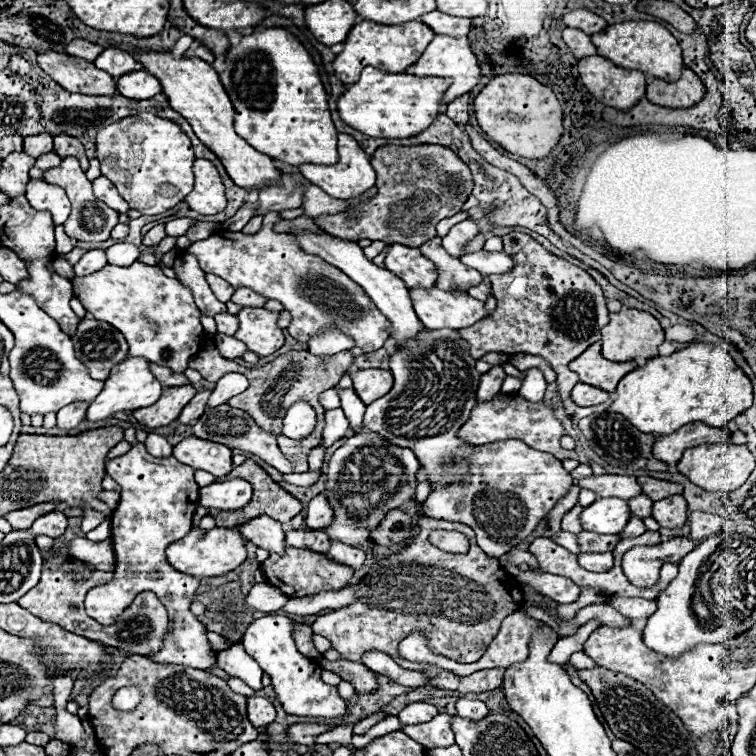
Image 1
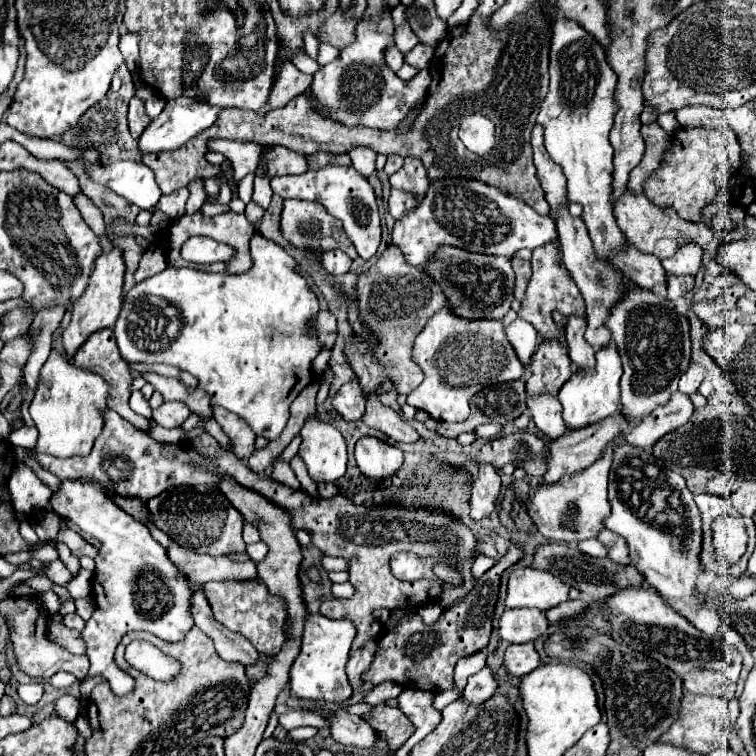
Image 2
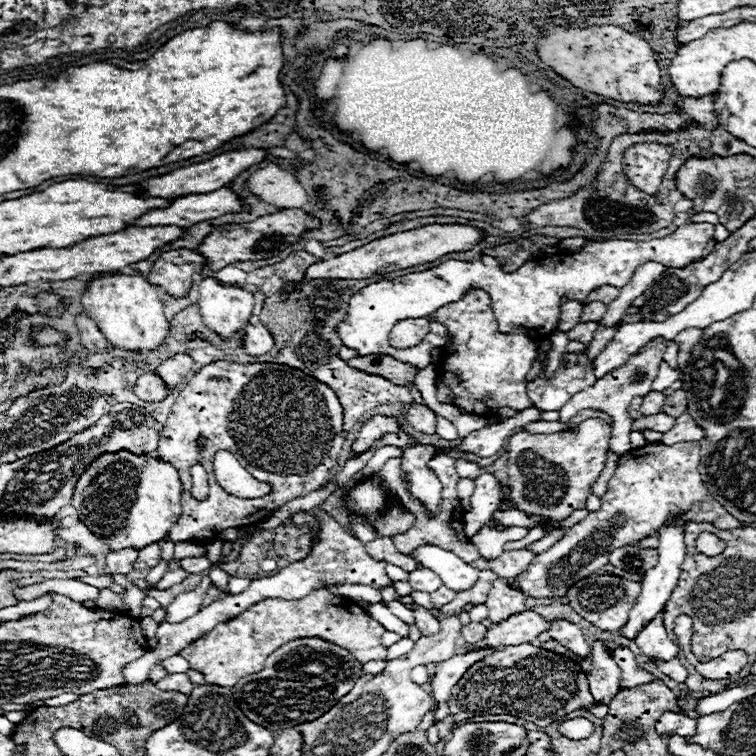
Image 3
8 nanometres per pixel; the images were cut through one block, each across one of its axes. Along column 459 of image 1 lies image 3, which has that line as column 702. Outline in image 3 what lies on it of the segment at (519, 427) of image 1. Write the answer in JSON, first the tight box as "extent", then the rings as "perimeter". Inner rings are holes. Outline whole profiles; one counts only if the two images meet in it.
{"extent":[660,414,704,444],"perimeter":[[[682,414],[682,416],[676,418],[676,424],[674,424],[668,432],[662,434],[660,442],[662,442],[662,444],[678,444],[678,442],[692,442],[692,440],[698,442],[700,438],[704,438],[702,428],[698,428],[698,426],[694,424],[692,416]]]}

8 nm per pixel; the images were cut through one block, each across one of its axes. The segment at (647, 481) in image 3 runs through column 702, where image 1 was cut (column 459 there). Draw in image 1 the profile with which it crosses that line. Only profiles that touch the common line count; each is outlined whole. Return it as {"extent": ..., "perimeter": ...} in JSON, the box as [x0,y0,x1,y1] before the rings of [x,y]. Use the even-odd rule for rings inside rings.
{"extent":[424,440,572,558],"perimeter":[[[522,440],[482,444],[472,452],[470,476],[466,476],[464,482],[456,482],[446,486],[444,490],[430,492],[430,496],[424,502],[424,514],[434,520],[460,520],[462,524],[468,524],[478,536],[478,546],[488,556],[498,558],[506,554],[510,548],[518,546],[548,516],[552,506],[570,490],[572,482],[572,476],[562,468],[562,462],[558,458],[554,458],[548,452],[528,448]]]}

